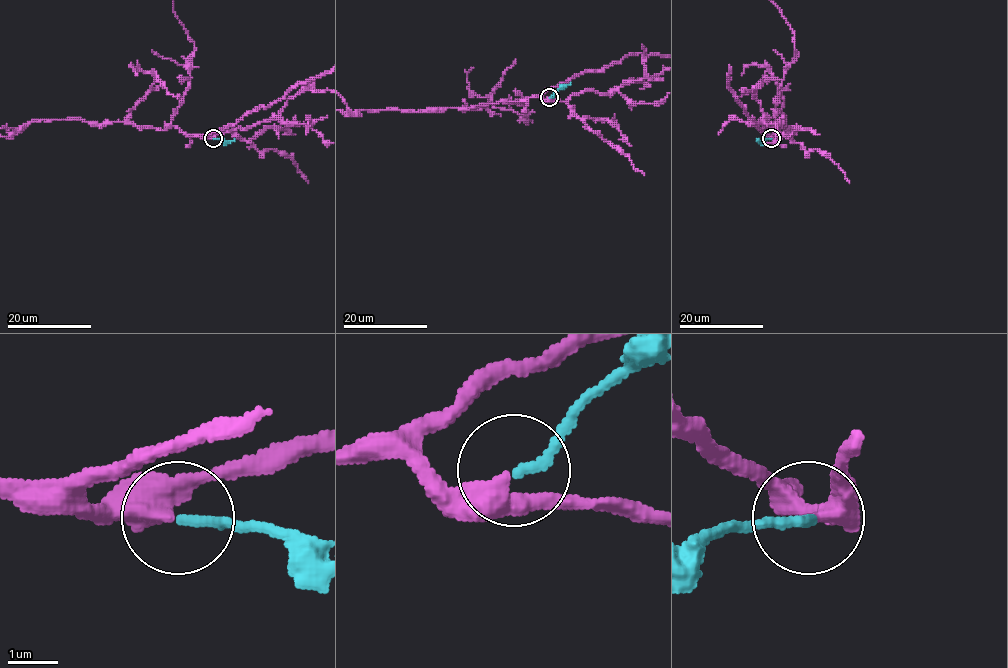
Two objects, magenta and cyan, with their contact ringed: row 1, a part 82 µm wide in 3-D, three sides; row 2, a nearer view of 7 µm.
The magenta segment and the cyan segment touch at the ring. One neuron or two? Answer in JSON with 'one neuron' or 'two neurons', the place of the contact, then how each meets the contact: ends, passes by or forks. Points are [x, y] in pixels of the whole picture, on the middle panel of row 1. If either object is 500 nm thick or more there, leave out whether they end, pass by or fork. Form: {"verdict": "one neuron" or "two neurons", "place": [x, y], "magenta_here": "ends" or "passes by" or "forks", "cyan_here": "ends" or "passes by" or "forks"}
{"verdict": "one neuron", "place": [549, 97], "magenta_here": "ends", "cyan_here": "ends"}

